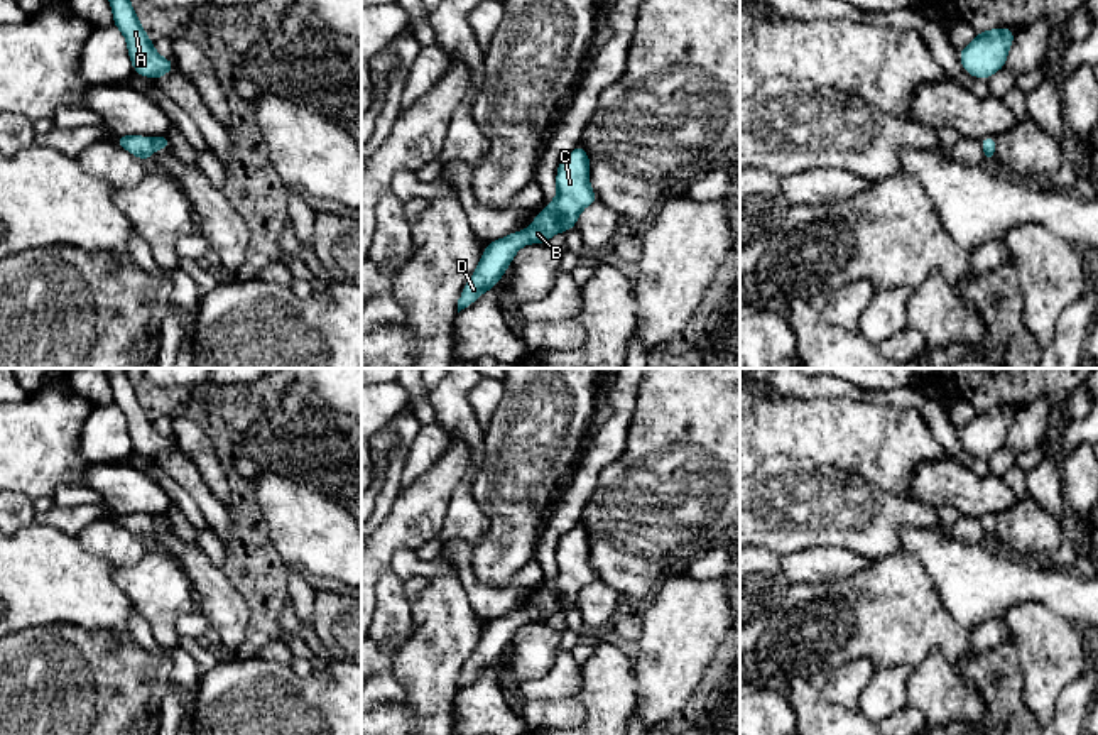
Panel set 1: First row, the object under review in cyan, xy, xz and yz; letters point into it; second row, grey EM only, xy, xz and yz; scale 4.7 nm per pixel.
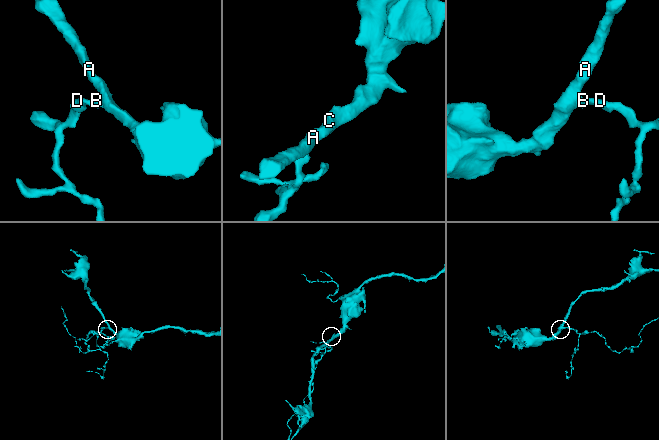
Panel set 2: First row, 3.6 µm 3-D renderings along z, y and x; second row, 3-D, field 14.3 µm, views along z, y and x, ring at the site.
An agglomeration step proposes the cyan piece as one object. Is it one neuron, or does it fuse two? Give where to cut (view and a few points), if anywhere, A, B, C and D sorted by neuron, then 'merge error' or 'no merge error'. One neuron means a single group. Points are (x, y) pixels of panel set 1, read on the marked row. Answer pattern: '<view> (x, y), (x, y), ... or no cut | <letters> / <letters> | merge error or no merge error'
no cut | A B C D | no merge error

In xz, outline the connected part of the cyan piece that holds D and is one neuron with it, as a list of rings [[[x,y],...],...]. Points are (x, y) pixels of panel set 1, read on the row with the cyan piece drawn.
[[[581,145],[561,159],[556,172],[556,198],[532,220],[527,230],[508,233],[488,243],[476,270],[461,291],[458,313],[500,282],[524,245],[547,243],[554,235],[576,226],[581,211],[598,201],[590,186],[590,171],[590,157]]]

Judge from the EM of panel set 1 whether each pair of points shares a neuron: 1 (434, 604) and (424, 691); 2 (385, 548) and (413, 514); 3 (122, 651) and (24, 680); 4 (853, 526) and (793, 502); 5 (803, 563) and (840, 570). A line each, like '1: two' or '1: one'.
1: one
2: one
3: one
4: one
5: one

